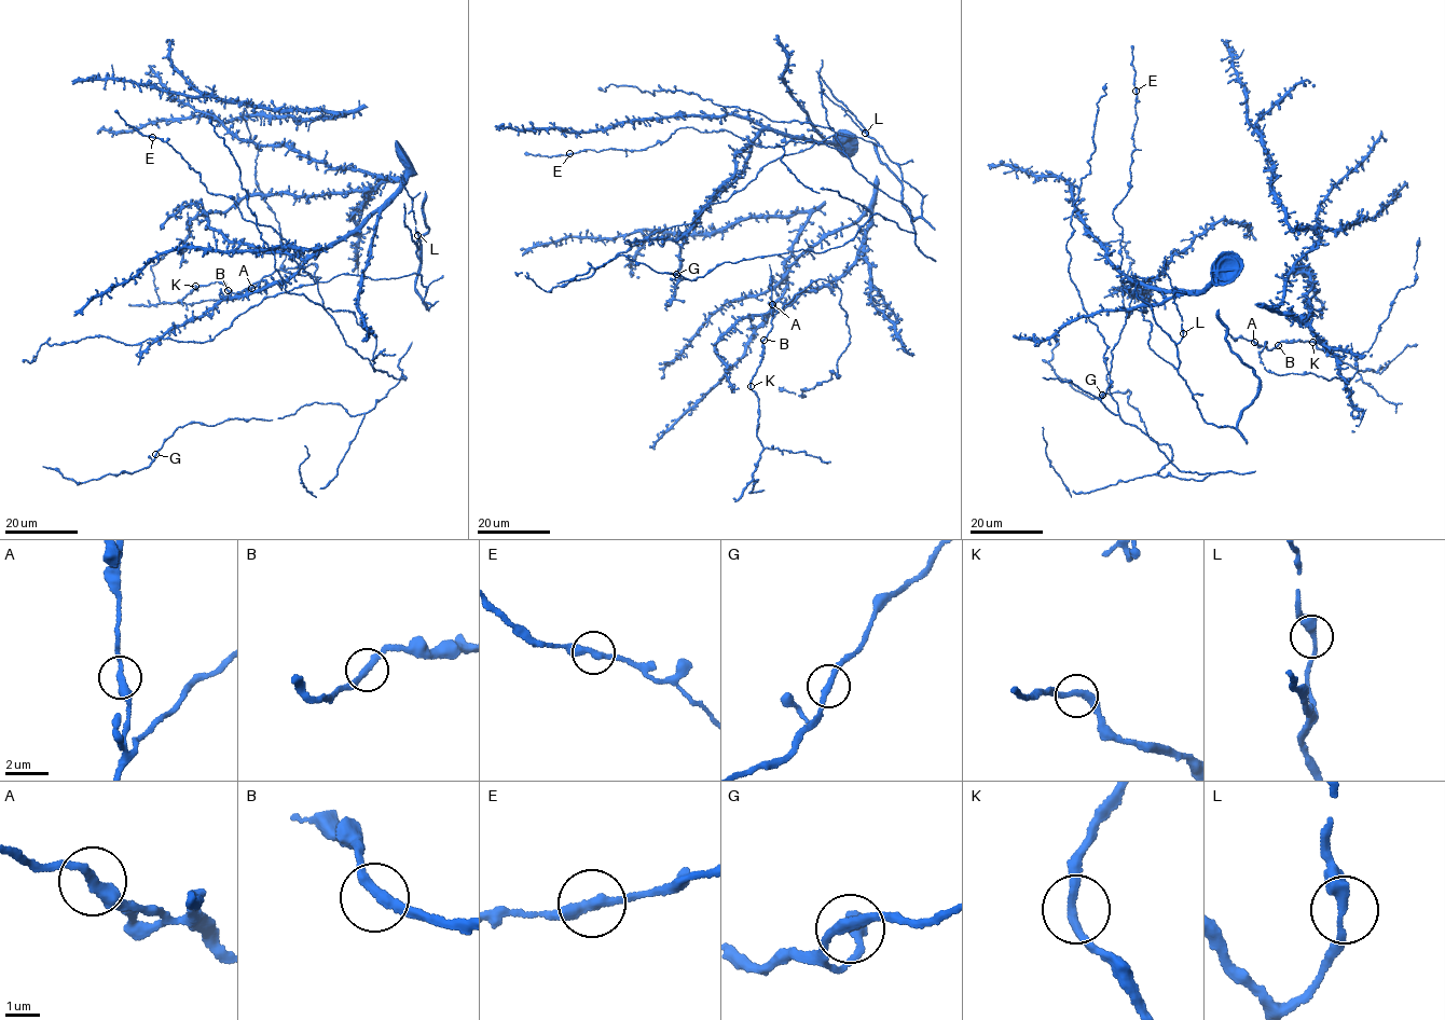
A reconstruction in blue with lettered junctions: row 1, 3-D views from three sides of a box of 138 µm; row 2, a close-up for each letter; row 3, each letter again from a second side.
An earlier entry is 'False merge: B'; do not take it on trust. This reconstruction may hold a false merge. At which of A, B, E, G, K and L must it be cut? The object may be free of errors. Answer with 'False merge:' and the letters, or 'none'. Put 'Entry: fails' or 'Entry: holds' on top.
Entry: fails
False merge: none

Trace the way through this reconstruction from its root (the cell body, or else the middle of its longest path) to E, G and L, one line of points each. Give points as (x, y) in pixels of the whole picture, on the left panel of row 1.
E: (400, 183), (304, 269), (293, 246), (270, 226), (245, 219), (232, 198), (211, 194), (181, 155), (152, 137)
G: (400, 183), (304, 270), (345, 343), (404, 380), (357, 415), (316, 402), (190, 423), (155, 454)
L: (400, 183), (291, 276), (224, 300), (162, 336), (209, 341), (264, 299), (341, 274), (417, 274), (417, 235)

